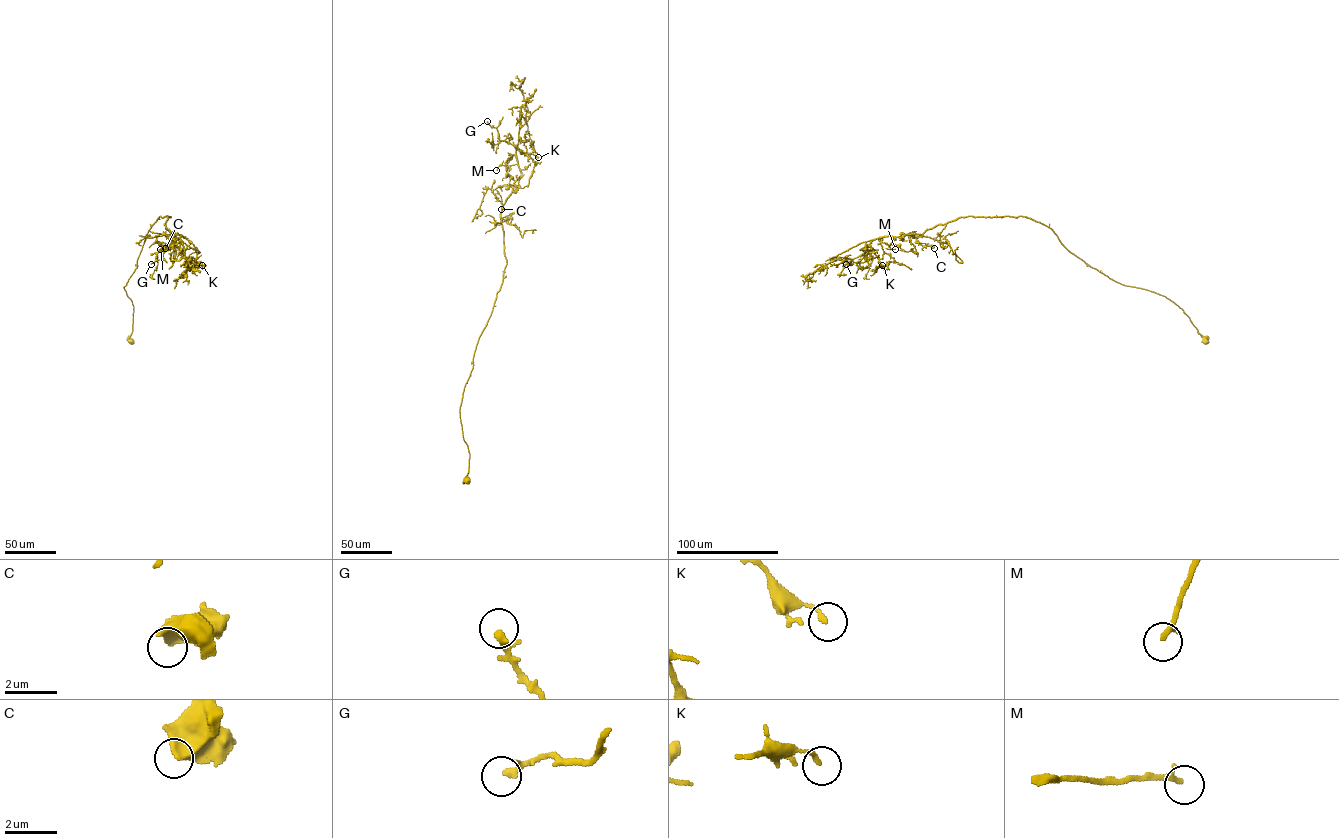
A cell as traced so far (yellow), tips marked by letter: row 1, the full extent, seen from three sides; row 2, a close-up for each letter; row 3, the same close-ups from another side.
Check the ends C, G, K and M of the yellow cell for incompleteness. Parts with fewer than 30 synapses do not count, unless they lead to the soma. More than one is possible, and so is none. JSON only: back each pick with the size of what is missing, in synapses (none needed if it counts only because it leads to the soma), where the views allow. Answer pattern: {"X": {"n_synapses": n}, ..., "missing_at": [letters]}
{"G": {"n_synapses": 35}, "missing_at": ["G"]}

